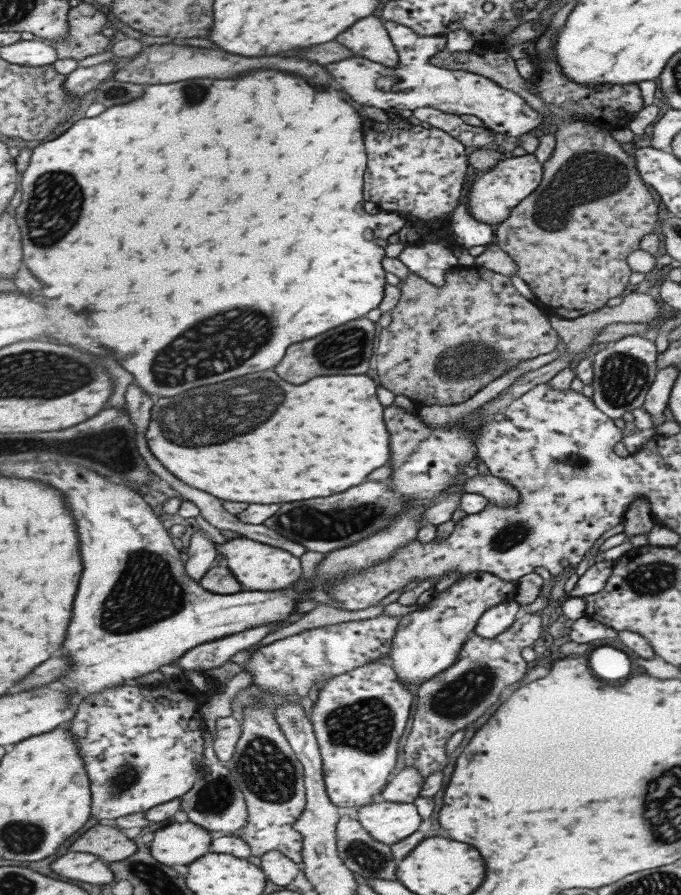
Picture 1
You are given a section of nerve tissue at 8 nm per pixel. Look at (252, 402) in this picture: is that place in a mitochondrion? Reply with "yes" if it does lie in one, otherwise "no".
yes

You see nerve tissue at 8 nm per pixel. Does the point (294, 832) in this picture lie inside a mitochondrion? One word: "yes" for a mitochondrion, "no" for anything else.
no

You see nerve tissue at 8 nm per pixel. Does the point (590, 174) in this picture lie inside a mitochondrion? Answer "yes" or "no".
yes

